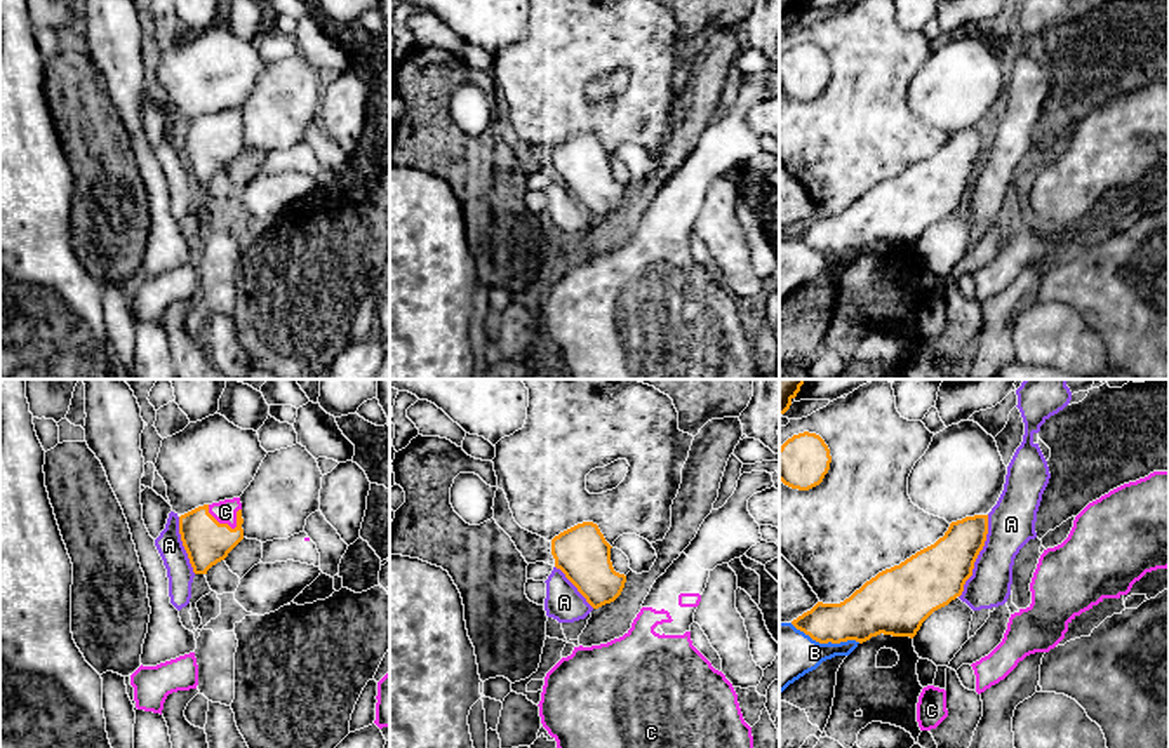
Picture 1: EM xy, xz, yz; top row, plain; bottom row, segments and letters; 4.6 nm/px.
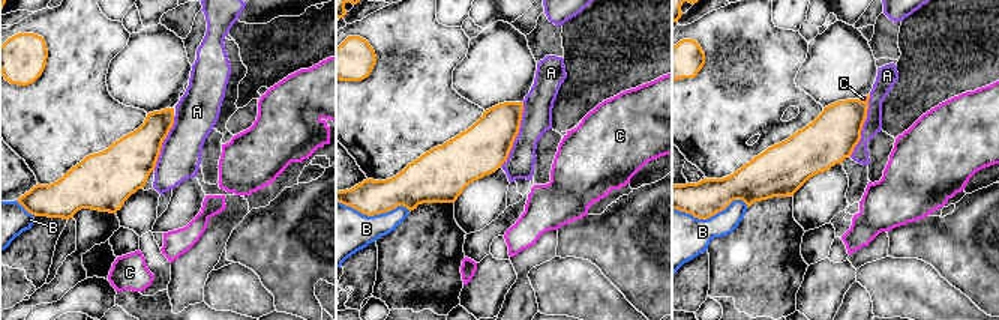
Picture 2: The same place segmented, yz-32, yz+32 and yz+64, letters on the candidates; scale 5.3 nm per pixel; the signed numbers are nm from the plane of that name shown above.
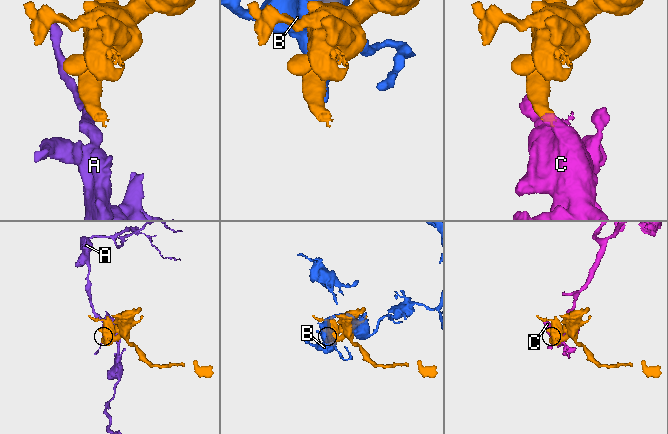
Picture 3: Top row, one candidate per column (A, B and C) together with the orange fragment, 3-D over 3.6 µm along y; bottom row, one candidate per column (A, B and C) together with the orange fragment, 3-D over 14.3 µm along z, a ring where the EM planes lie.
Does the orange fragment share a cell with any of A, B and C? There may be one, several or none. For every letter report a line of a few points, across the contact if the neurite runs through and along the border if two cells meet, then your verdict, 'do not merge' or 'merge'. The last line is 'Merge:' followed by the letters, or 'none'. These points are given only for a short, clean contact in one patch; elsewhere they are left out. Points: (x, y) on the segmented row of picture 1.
A: yz (988, 515), (985, 545), (959, 597) | do not merge
B: do not merge
C: xy (207, 541), (218, 522), (225, 512) | merge
Merge: C

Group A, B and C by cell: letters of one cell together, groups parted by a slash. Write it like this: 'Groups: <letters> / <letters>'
Groups: A / B / C

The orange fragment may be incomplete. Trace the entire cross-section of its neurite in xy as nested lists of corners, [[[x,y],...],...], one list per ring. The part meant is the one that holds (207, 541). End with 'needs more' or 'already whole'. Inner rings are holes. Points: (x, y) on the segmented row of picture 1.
[[[240,498],[198,506],[179,517],[179,534],[195,574],[207,574],[244,539]]]; needs more

